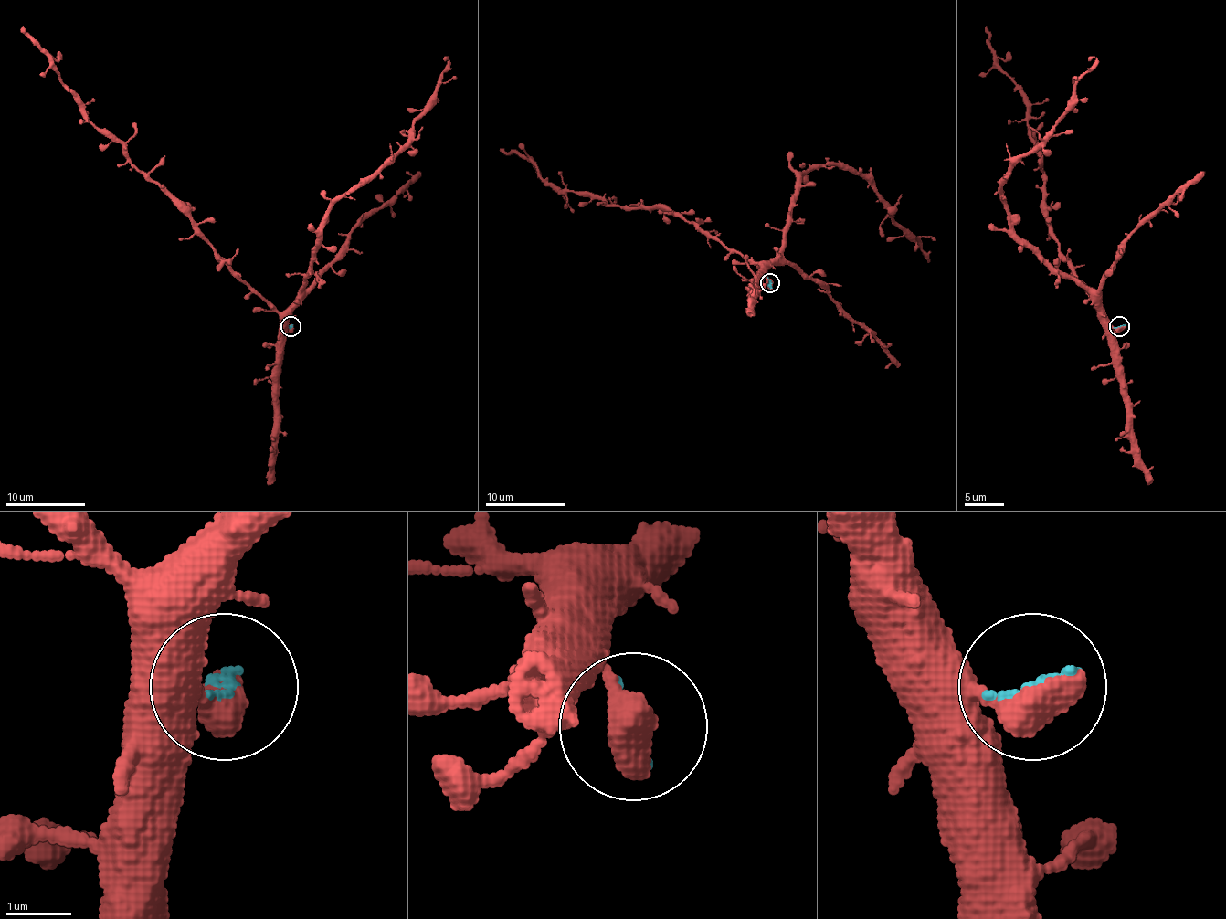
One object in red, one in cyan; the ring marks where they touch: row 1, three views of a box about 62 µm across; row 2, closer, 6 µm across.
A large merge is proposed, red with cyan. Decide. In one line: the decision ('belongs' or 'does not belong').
does not belong

